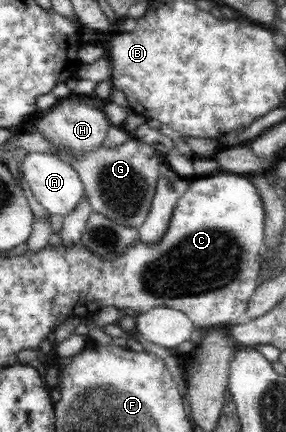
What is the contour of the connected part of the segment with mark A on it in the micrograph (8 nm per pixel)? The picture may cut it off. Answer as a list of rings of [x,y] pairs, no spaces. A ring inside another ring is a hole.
[[[27,153],[21,164],[21,171],[33,196],[50,216],[55,216],[55,214],[69,215],[78,206],[79,200],[82,199],[84,186],[79,173],[71,165],[67,165],[52,154]]]

